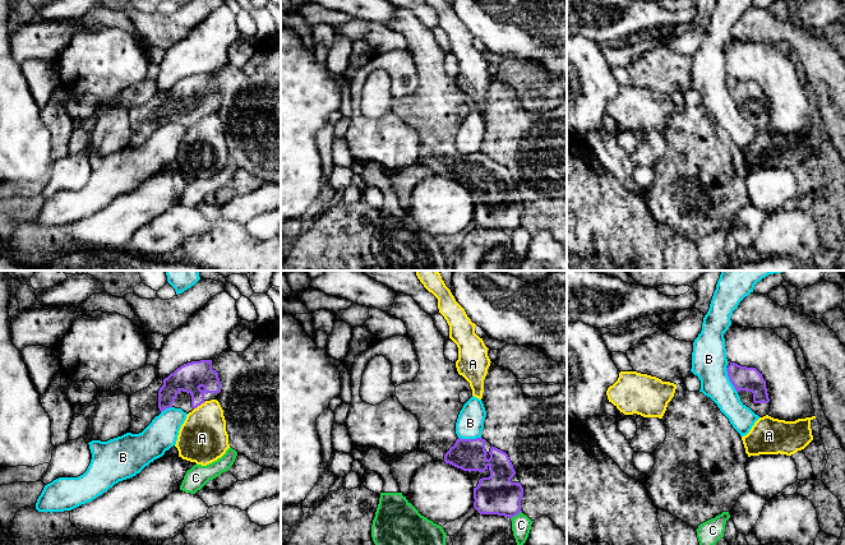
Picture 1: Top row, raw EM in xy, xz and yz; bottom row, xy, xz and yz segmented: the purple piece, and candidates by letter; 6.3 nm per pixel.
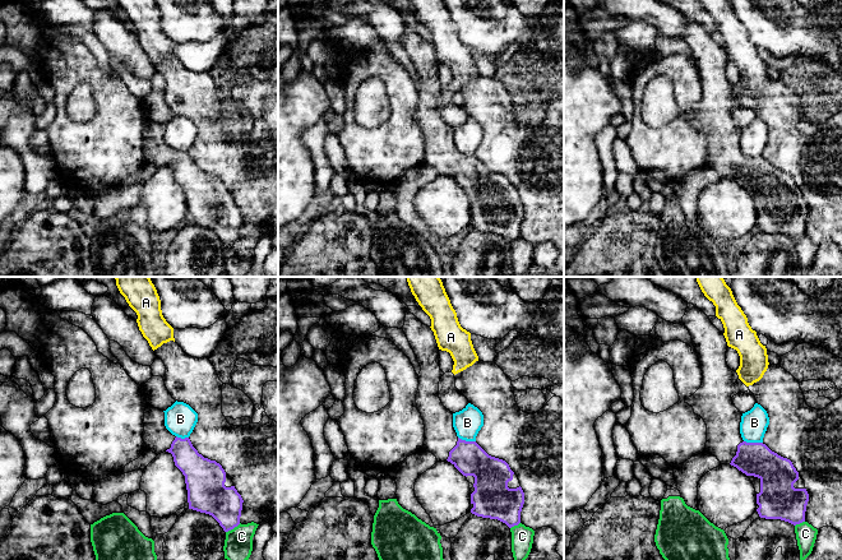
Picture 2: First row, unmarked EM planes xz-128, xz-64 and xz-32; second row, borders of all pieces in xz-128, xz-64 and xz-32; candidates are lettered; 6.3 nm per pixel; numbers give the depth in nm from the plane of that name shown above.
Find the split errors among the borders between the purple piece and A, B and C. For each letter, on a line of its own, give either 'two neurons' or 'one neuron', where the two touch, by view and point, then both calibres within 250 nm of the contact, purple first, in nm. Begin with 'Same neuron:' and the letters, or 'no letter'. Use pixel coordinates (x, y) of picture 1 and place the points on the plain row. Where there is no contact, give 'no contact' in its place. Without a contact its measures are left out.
Same neuron: no letter
A: two neurons; contact xy (199, 119); calibres 180 and 300 nm
B: two neurons; contact yz (730, 95); calibres 160 and 220 nm
C: two neurons; contact xz (516, 229); calibres 240 and 130 nm

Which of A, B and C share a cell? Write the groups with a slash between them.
A / B / C

